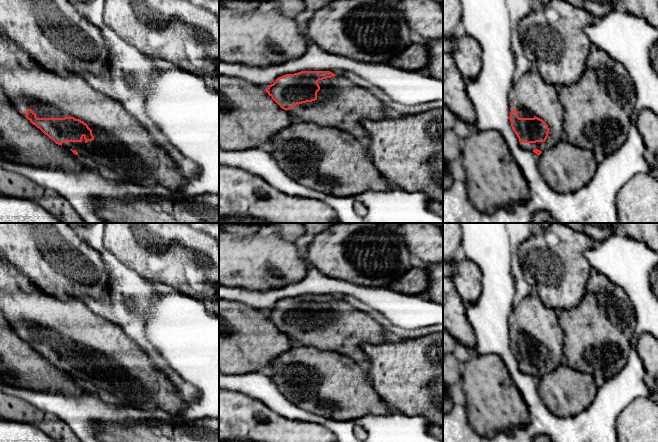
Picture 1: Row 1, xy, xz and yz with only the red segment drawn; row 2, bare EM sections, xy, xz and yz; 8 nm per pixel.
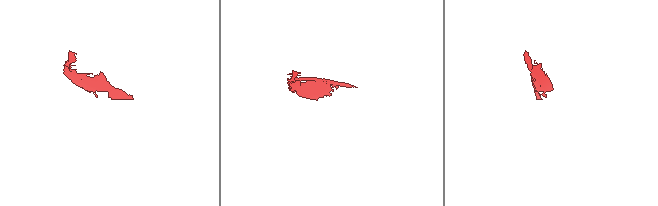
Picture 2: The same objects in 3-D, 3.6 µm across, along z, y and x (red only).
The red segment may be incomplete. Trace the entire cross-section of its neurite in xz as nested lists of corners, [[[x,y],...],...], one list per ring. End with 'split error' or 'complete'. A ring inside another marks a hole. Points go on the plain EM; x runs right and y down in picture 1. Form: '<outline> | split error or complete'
[[[301,295],[286,298],[267,310],[265,315],[268,319],[295,344],[335,351],[362,365],[368,362],[367,355],[361,348],[363,343],[382,344],[387,342],[384,329],[375,319],[330,295]]] | split error

